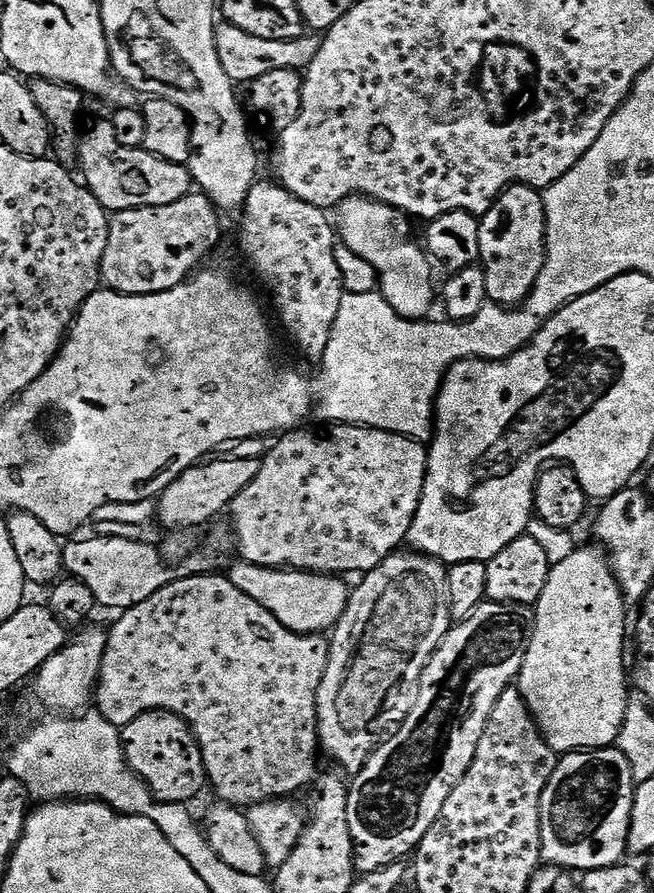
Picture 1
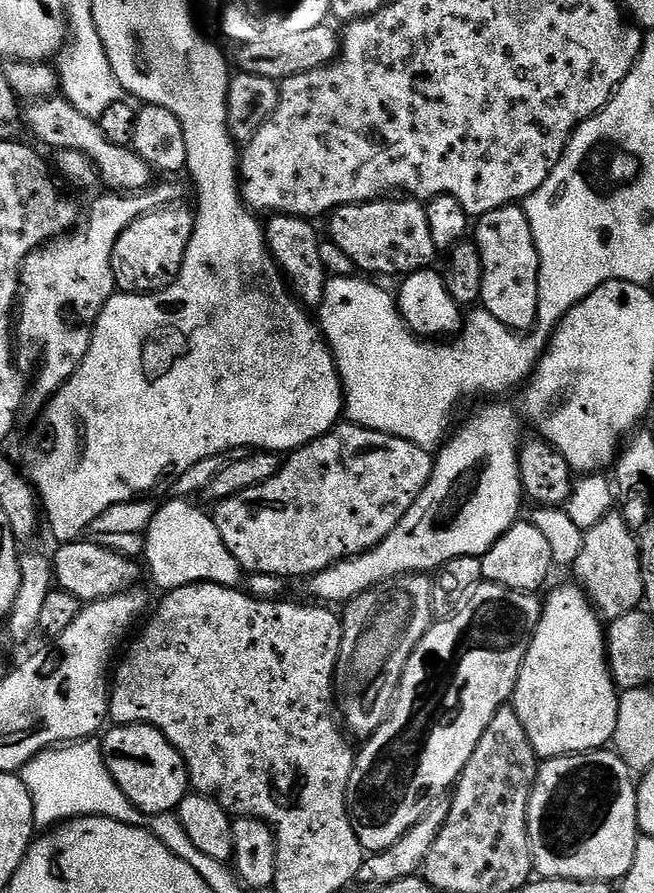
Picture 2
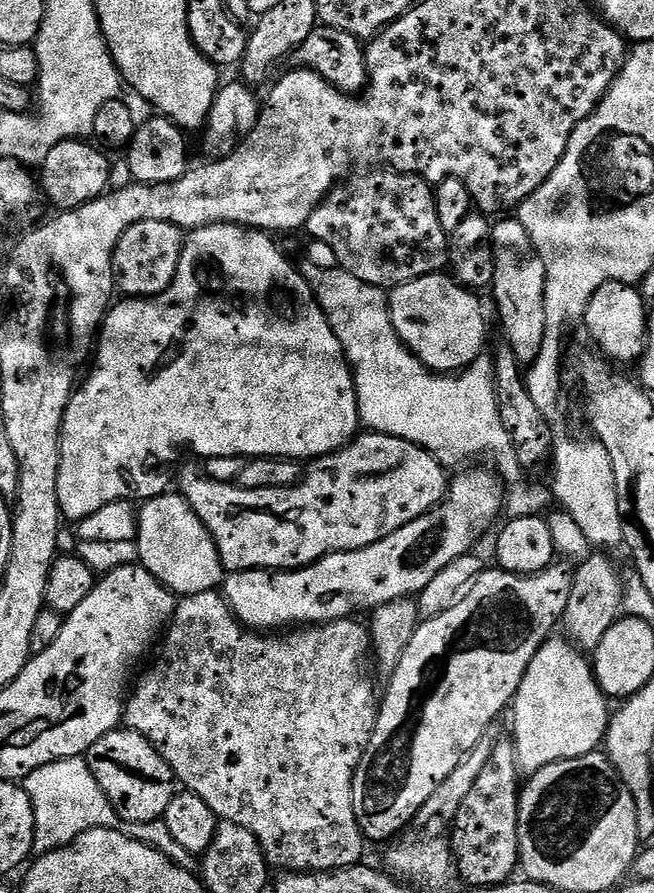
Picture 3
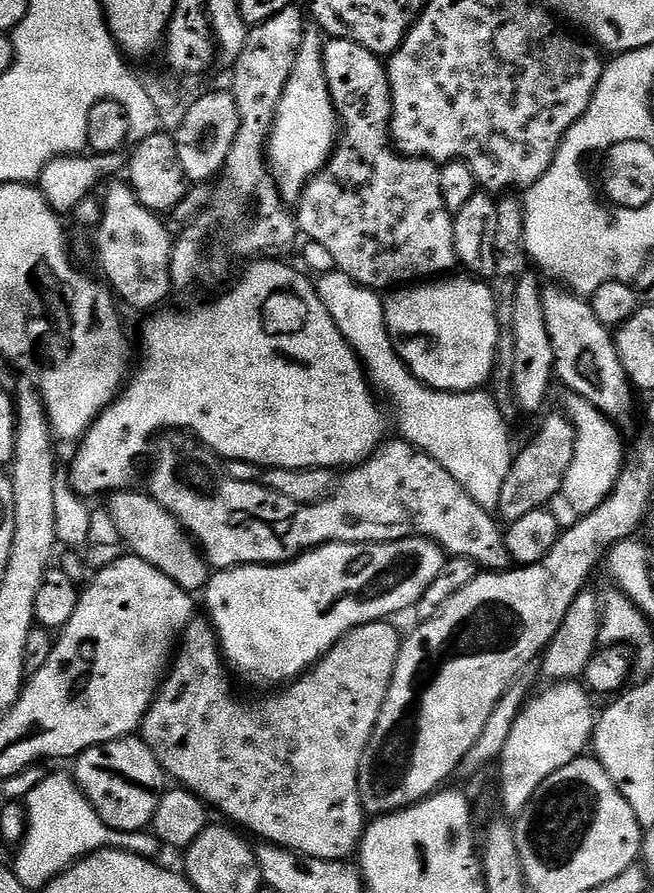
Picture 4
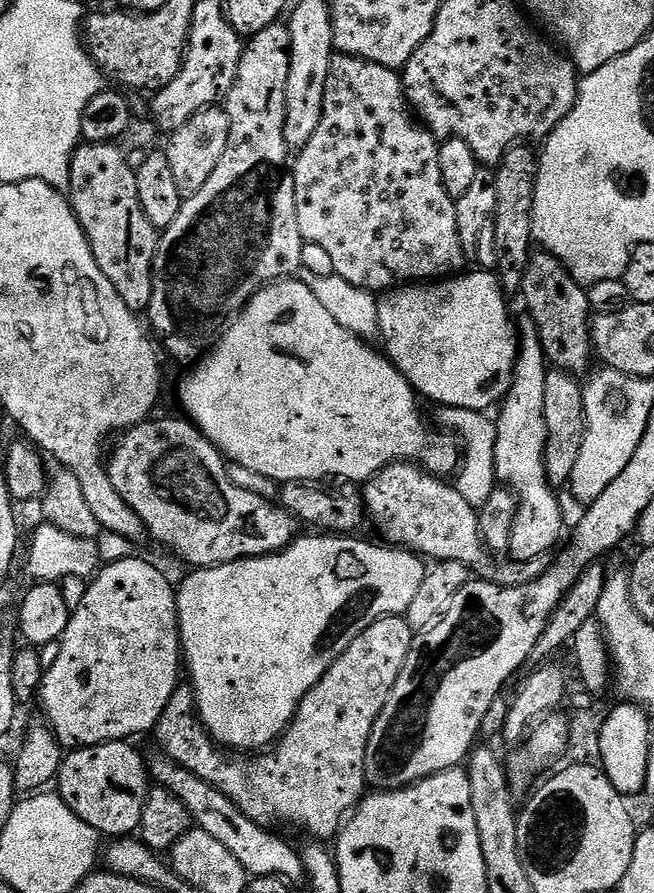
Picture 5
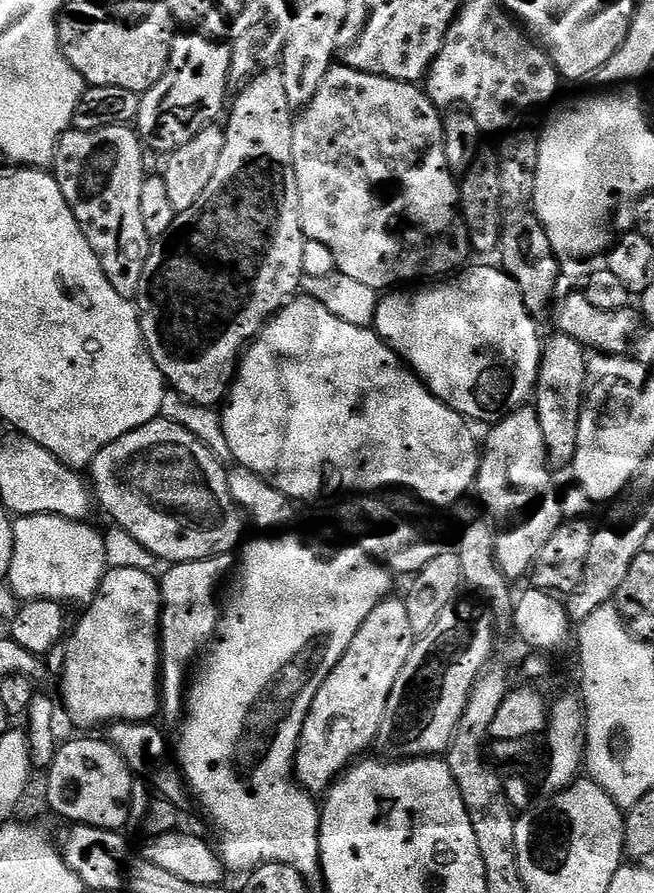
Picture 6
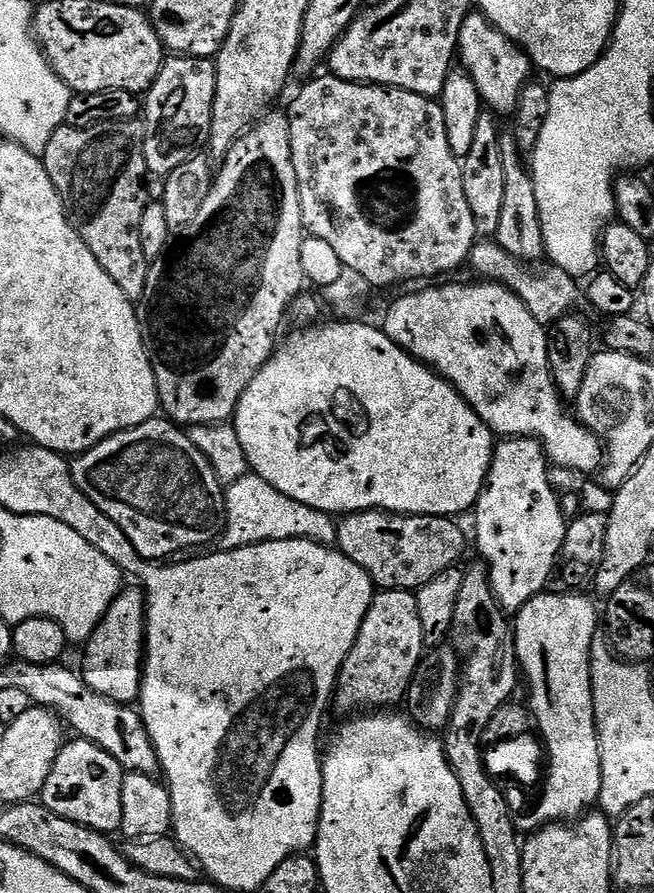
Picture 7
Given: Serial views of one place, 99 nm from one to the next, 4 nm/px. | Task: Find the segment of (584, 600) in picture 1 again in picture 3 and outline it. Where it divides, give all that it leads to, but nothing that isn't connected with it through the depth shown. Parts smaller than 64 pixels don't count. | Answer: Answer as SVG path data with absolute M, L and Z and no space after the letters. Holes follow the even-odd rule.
M549 638L534 654L526 674L516 691L516 698L510 705L512 712L512 733L520 759L521 773L531 774L550 766L554 762L562 762L570 758L582 758L586 754L597 751L604 743L604 735L608 733L610 719L609 697L604 695L593 672L589 657L567 638Z

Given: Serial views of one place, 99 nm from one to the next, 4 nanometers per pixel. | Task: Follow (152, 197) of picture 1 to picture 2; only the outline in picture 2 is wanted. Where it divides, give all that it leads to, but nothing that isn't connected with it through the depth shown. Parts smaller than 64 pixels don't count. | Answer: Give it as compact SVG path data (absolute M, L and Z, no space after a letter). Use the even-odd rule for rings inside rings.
M62 96L48 97L45 100L29 101L21 109L21 125L25 125L44 145L53 151L77 151L91 161L99 183L116 194L135 194L145 191L152 183L154 170L129 147L114 146L102 134L97 119L84 115Z

